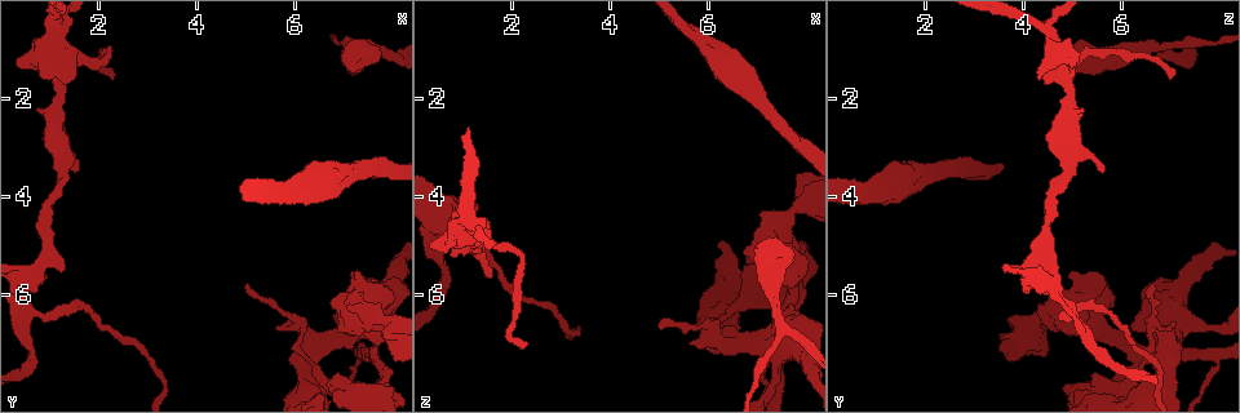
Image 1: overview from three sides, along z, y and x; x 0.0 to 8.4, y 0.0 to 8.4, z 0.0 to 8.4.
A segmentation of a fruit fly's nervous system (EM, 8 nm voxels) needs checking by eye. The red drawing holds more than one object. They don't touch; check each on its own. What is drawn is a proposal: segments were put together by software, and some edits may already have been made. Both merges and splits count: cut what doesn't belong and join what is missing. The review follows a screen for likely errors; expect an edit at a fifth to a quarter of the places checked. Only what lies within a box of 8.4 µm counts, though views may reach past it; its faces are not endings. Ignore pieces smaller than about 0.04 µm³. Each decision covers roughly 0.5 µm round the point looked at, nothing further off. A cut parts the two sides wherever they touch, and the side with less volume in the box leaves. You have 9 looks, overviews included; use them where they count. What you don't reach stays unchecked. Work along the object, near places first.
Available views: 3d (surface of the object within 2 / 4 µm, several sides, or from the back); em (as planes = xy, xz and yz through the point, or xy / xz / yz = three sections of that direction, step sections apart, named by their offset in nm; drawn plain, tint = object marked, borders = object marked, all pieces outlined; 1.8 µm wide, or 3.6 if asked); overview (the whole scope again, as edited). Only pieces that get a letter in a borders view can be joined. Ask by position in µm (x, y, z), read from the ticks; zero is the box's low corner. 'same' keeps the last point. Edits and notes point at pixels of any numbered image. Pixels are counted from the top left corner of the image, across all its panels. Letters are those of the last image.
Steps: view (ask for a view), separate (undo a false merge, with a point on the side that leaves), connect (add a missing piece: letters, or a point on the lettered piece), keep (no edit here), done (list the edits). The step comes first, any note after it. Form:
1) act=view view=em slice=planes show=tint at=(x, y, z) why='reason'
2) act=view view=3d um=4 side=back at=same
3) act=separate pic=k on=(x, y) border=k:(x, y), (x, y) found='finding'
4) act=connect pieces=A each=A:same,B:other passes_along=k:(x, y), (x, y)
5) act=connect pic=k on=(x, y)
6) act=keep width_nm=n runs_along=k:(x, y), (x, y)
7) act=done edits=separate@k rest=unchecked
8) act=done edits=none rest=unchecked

act=view view=3d um=2 at=(2.30, 1.55, 6.95) why='branch stops here'

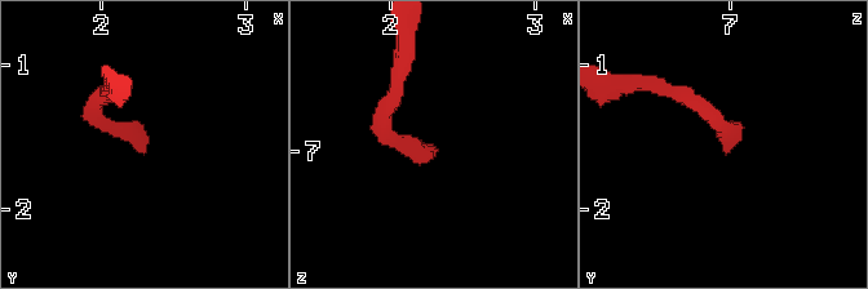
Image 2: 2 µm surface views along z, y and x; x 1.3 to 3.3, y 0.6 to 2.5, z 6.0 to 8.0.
act=view view=em slice=planes show=borders at=(2.32, 1.56, 6.98)

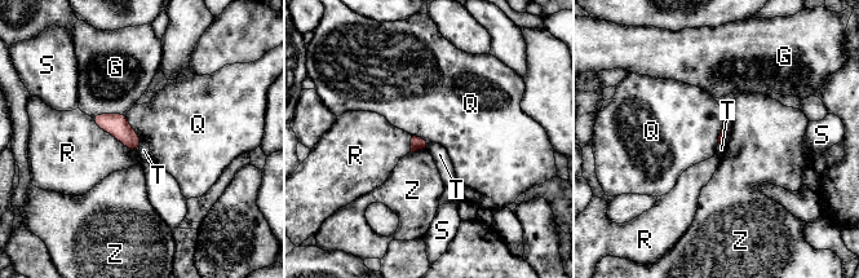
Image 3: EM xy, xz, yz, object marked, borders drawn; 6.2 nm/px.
act=keep longest_contact=R:360nm each=G:other,Q:other,R:other,S:other,T:other,Z:other found='no lettered piece goes on from it'

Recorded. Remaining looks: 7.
act=view view=3d um=2 side=back at=(1.25, 5.50, 4.15) why='an open end'

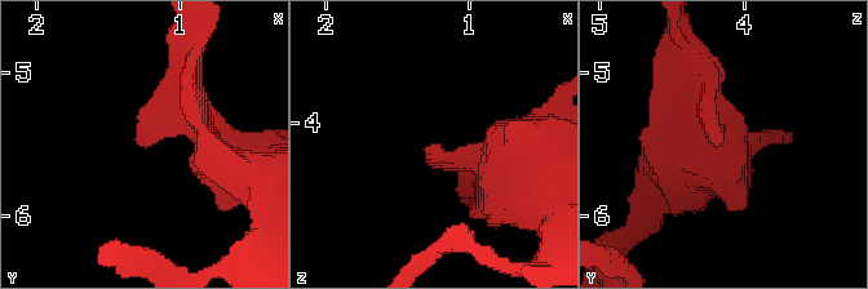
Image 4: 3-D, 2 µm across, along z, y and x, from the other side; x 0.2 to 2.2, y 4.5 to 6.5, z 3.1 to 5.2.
act=view view=em slice=planes show=borders at=(1.26, 5.48, 4.14)

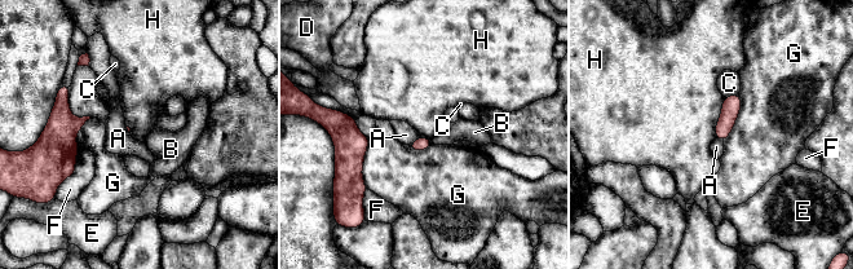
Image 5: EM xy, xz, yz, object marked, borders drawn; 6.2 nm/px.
act=keep each=A:other,B:other,C:other,D:other,E:other,F:other,G:other,H:other border=5:(724, 98), (715, 137) found='none of them fits'

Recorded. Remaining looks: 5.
act=view view=3d um=2 at=(1.30, 1.40, 4.70)

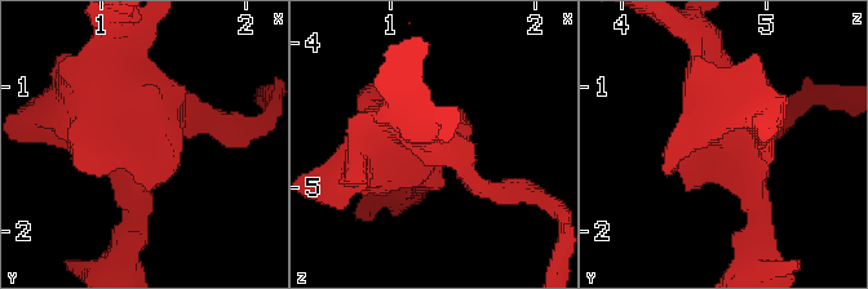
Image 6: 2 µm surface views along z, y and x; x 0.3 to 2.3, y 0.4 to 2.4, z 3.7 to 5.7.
act=view view=em slice=xy step=4 show=tint at=(1.26, 1.42, 4.72) why='shape alone is not enough'

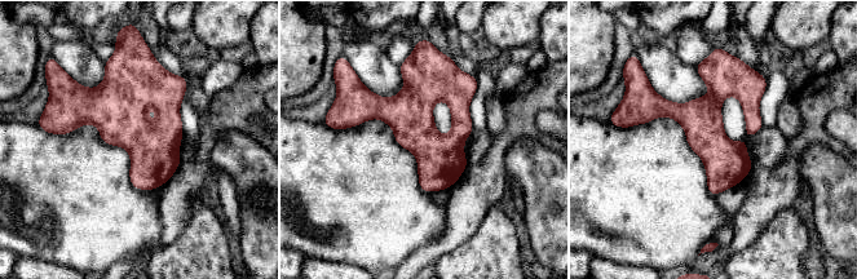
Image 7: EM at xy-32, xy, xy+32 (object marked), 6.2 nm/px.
act=view view=em slice=planes show=borders at=same why='cut it another way'

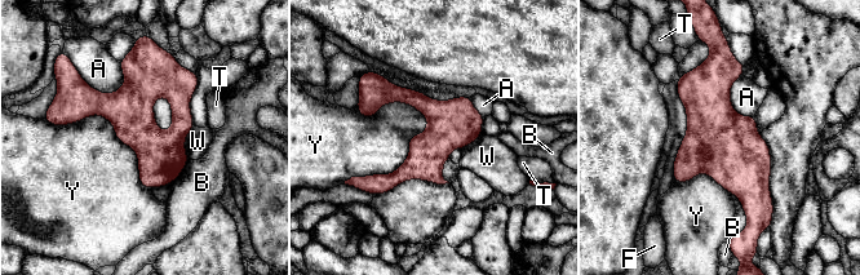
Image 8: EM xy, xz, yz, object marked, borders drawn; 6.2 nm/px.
act=keep width_nm=300 each=A:other,B:other,F:other,T:other,W:other,Y:other border=8:(428, 119), (393, 172), (351, 177) found='one neuron here'

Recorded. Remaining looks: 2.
act=done edits=none rest=unchecked

